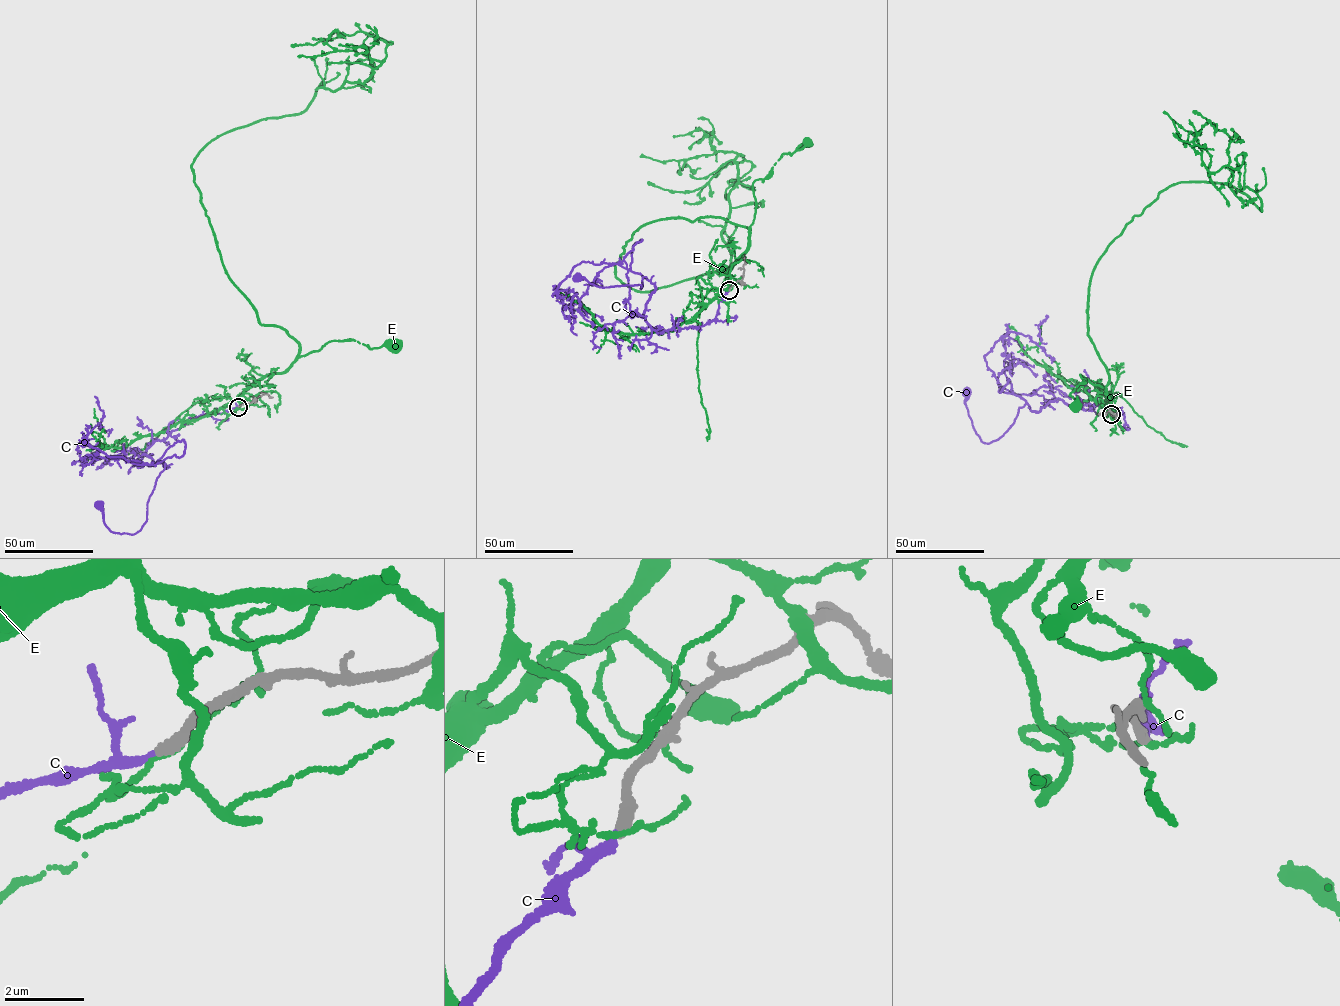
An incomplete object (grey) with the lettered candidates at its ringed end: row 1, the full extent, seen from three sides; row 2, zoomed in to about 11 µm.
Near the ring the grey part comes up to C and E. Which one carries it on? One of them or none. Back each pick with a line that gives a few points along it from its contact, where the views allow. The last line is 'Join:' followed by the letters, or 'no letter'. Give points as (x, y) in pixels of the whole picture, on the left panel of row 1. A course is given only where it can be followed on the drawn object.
C: it runs (238, 407), (186, 422), (147, 448), (142, 456), (167, 467), (157, 477), (140, 530), (113, 533), (99, 505)
Join: C

